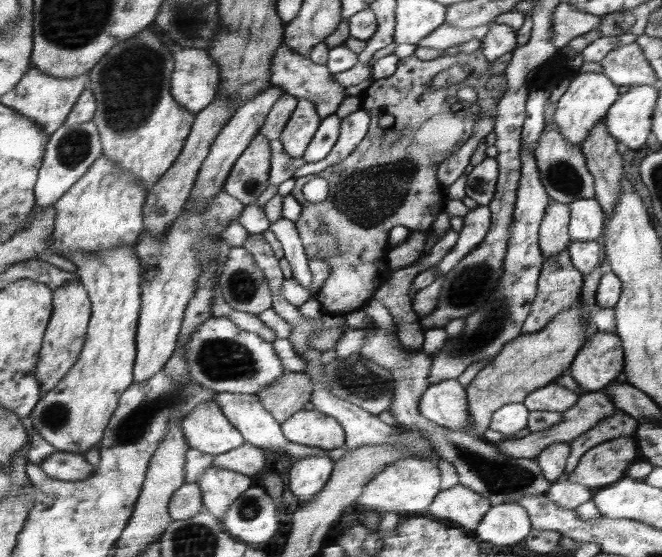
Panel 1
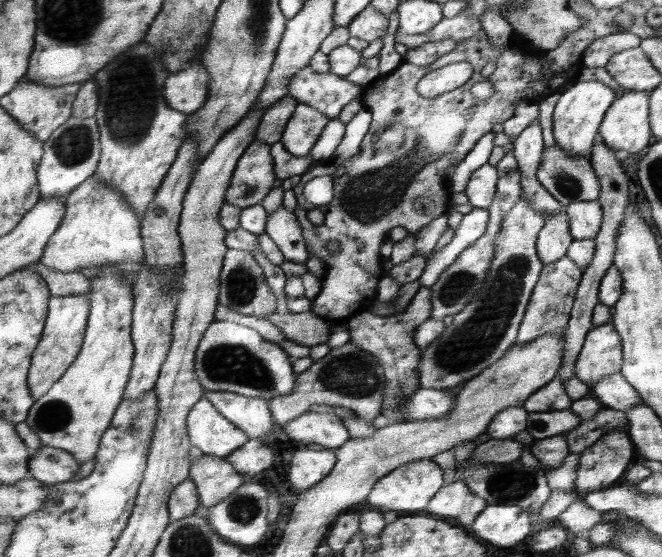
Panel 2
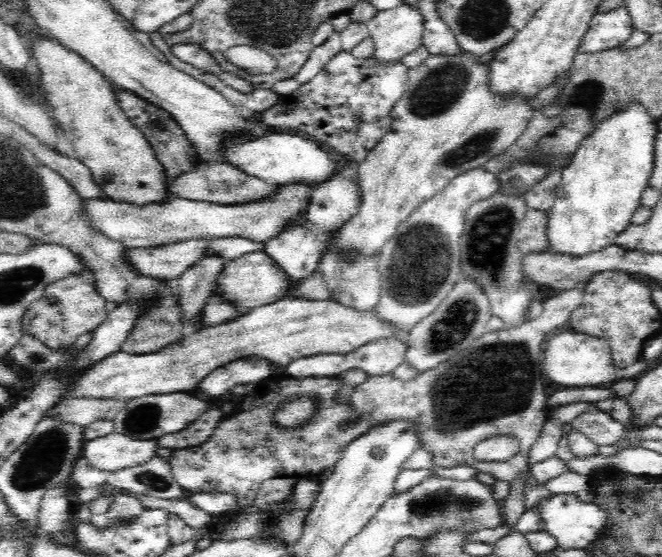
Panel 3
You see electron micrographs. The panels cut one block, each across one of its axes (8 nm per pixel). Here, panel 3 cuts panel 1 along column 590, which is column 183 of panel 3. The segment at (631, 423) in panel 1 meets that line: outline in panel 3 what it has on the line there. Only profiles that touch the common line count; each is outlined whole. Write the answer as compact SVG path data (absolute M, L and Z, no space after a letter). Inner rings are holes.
M219 405L210 406L206 408L206 412L202 412L194 422L190 422L179 432L172 432L172 434L163 434L158 438L152 438L156 441L156 445L162 448L188 448L188 446L198 446L204 440L208 440L214 432L214 428L218 426L219 419L224 416Z

